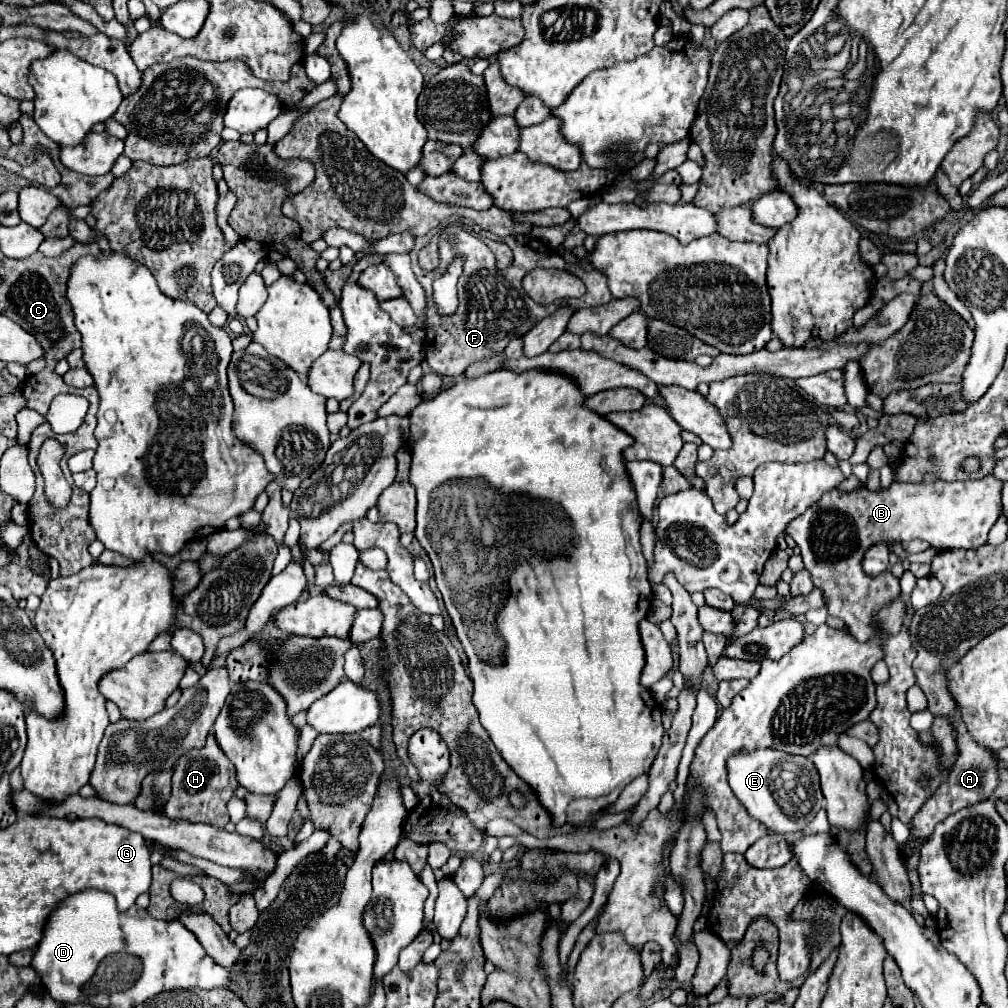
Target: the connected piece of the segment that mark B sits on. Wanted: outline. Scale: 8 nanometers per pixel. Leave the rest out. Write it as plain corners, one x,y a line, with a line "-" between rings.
994,475
976,479
976,481
936,481
936,483
892,483
890,489
880,489
878,493
868,489
856,489
852,493
840,493
838,489
830,489
824,493
824,497
812,505
804,515
796,517
788,527
786,533
796,541
796,545
802,549
804,565
810,569
814,587
818,587
824,595
826,609
830,615
840,617
846,627
856,635
858,641
868,641
874,637
872,619
876,609
880,605
886,605
892,601
892,597
898,597
901,593
899,579
886,570
879,574
879,578
871,578
862,569
862,555
866,549
878,541
912,541
922,539
928,541
934,549
976,549
986,543
988,531
998,521
1002,513
1002,481
998,481

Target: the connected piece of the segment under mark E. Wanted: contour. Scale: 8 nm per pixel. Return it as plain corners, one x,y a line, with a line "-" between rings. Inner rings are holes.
760,751
752,755
734,755
728,759
728,783
746,807
748,815
774,833
798,833
824,805
820,779
808,757
788,755
780,751

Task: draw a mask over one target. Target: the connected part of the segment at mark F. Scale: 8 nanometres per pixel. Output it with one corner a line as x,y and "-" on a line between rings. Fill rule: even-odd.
456,227
454,233
458,235
458,245
450,245
446,243
446,235
440,237
440,265
434,271
424,271
418,267
416,255
422,249
422,245
429,243
430,239
437,233
437,228
430,230
424,237
416,239
414,249
410,251
410,259
412,259
412,269
416,273
416,279
422,283
422,287
426,289
426,301
428,301
428,323
430,329
426,333
428,343
424,343
424,359
428,363
428,367
438,373
438,375
460,375
466,371
466,367
470,363
474,363
476,359
488,359
492,355
500,355
504,353
506,345
512,339
520,339
524,337
538,321
542,321
544,317
548,317
548,313
552,313
556,307
552,305
536,305
522,289
520,281
522,277
536,269
536,267
546,267
546,269
566,269
568,273
574,273
576,277
580,277
586,285
586,295
582,297
582,307
596,307
596,305
604,305
612,299
610,291
608,291
608,279
604,273
600,273
596,267
592,267
592,263
584,257
578,259
578,263
568,263
564,261
556,251
552,251
548,245
544,245
542,241
530,237
530,235
510,235
506,239
502,239
514,253
514,263
512,267
498,271
496,267
496,259
492,255
492,251
488,249
488,245
484,245
480,241
478,235
464,231
462,227
-
454,251
462,251
462,255
466,257
466,269
458,281
458,309
452,317
440,317
434,301
432,301
432,281
436,279
436,275
440,275
446,269
446,261
452,261

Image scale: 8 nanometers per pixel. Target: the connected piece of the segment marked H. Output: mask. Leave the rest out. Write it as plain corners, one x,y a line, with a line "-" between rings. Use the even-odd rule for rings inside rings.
210,733
206,737
202,749
190,749
188,753
184,753
174,767
176,769
172,777
172,793
164,809
166,815
170,819
186,819
192,823
208,823
212,827
224,827
228,823
226,803
232,797
234,789
238,787
238,781
232,763
228,761
228,757
224,757
222,749
216,745
214,735

